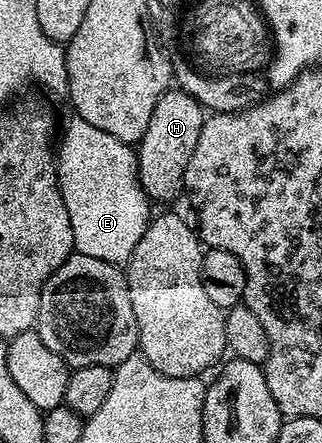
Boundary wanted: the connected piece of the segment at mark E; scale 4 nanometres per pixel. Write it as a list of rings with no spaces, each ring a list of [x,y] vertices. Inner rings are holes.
[[[76,116],[70,119],[55,153],[57,185],[61,187],[63,204],[67,204],[74,251],[121,266],[128,263],[151,221],[151,199],[143,192],[137,175],[134,147],[95,128],[95,124],[87,124],[87,120]]]

